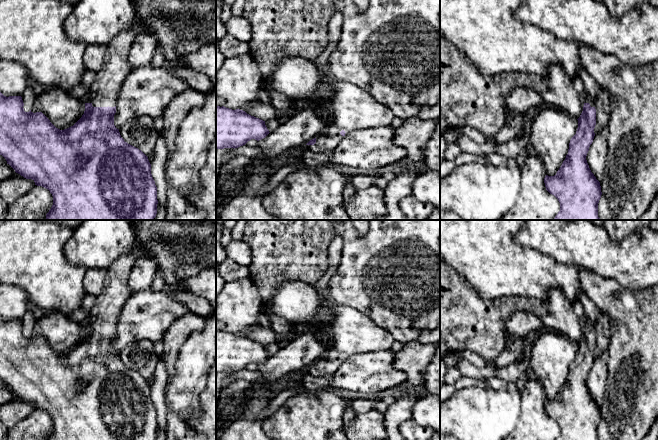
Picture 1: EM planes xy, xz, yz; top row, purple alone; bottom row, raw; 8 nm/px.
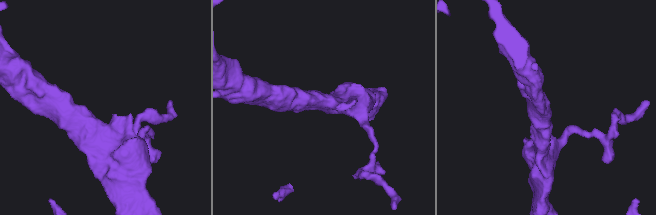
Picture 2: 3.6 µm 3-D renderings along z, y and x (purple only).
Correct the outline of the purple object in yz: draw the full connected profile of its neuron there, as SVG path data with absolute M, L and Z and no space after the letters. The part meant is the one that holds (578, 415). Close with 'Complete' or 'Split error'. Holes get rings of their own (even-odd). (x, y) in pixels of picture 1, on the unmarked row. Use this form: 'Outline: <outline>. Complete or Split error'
Outline: M586 317L583 323L583 335L577 343L578 352L570 364L568 378L557 397L544 402L546 414L560 427L556 440L598 440L601 410L586 384L595 360L595 322Z. Split error

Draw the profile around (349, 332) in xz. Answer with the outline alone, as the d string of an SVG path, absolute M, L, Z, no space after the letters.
M335 304L335 315L320 325L320 339L327 345L324 359L334 361L342 354L364 354L391 350L395 339L370 318L342 304Z

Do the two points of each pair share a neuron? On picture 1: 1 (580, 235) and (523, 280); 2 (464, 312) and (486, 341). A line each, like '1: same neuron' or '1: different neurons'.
1: different neurons
2: same neuron

